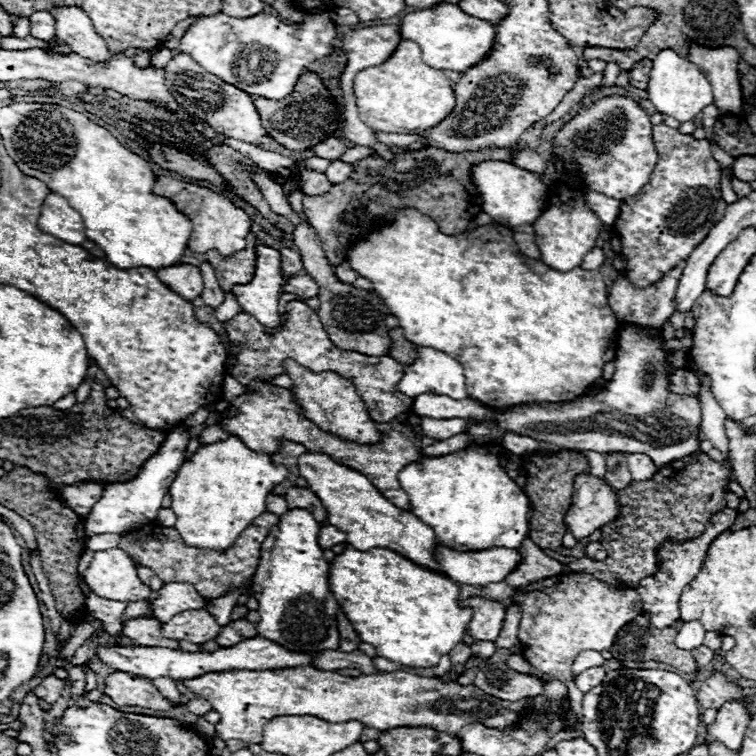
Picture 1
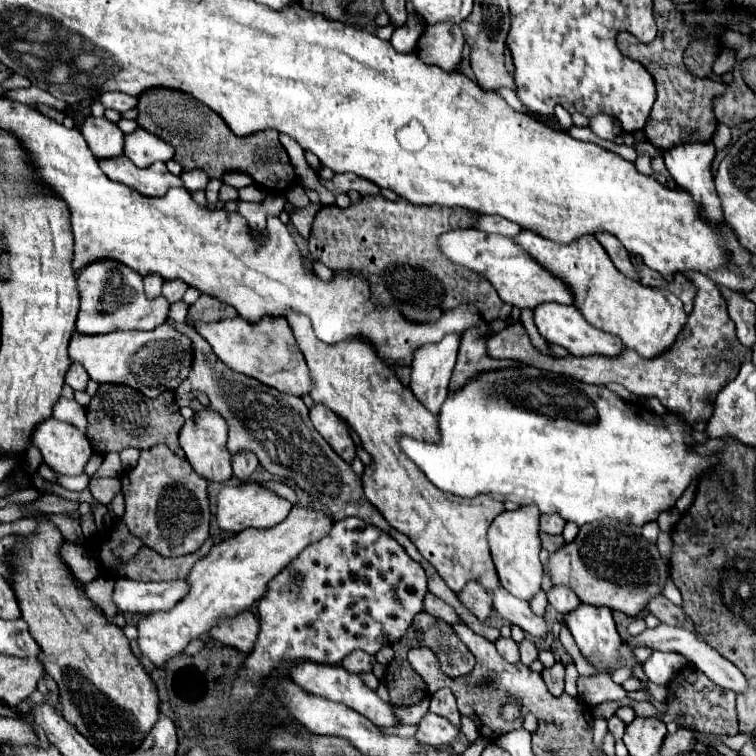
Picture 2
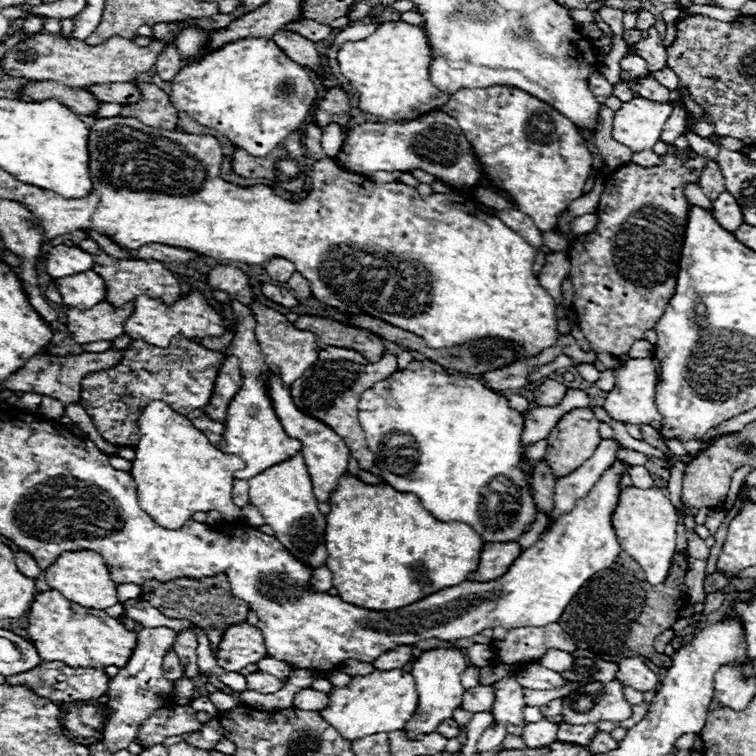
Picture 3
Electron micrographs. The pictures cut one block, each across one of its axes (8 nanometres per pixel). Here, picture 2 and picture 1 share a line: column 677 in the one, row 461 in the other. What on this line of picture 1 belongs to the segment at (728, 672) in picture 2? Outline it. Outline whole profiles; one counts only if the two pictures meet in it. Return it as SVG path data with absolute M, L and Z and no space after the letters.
M628 454L628 470L634 482L650 480L658 472L654 462L646 454Z

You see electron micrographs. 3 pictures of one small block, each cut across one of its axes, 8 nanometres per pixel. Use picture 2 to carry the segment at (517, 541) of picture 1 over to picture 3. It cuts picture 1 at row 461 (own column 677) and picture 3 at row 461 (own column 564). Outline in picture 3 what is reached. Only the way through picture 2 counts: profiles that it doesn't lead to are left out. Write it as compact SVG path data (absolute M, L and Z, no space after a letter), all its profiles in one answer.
M414 360L406 370L394 372L390 378L378 382L366 394L362 394L360 402L360 412L358 412L360 426L364 430L366 442L370 450L376 456L376 466L380 468L380 476L398 492L412 492L420 498L420 502L430 510L430 514L442 522L466 522L470 524L484 542L514 542L524 534L524 528L536 520L536 504L530 494L530 482L522 474L520 468L520 452L522 452L522 432L524 432L524 416L518 410L512 410L508 406L508 398L486 388L480 380L466 378L466 376L450 376L444 372L442 366L430 360Z

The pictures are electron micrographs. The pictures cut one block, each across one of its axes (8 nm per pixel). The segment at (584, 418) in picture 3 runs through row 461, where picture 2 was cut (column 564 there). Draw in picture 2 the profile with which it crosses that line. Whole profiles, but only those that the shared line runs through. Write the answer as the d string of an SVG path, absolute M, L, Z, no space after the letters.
M614 520L584 524L574 542L558 548L548 558L552 584L568 586L580 602L590 606L608 606L628 616L640 614L648 598L660 594L668 578L668 564L662 562L656 544L644 542L640 528Z

